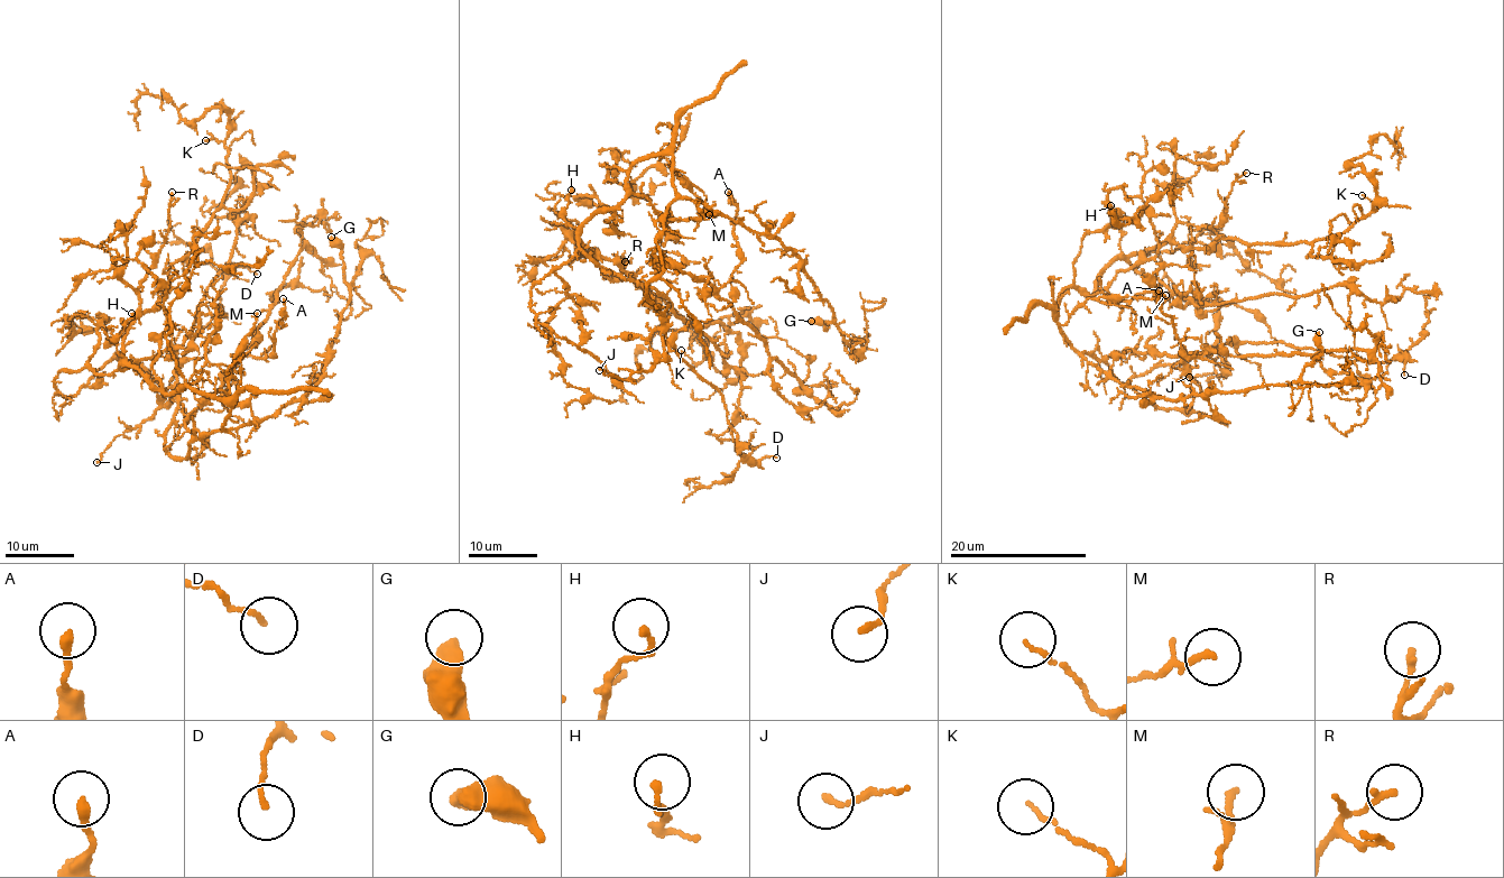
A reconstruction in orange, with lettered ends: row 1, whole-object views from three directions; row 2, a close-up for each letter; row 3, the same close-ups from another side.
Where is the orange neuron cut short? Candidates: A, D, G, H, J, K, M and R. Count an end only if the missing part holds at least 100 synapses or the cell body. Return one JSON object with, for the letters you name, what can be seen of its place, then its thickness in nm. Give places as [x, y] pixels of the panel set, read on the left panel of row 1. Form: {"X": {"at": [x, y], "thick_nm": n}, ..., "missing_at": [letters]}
{"missing_at": []}

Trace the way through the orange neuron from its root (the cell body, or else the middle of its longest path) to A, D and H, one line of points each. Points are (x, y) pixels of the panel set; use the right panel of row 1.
A: (1080, 292), (1062, 293), (1057, 322), (1080, 353), (1186, 354), (1159, 290)
D: (1080, 292), (1062, 293), (1060, 332), (1125, 385), (1247, 341), (1353, 361), (1404, 358), (1404, 375)
H: (1080, 292), (1092, 295), (1106, 268), (1120, 252), (1122, 232), (1110, 220), (1110, 205)

